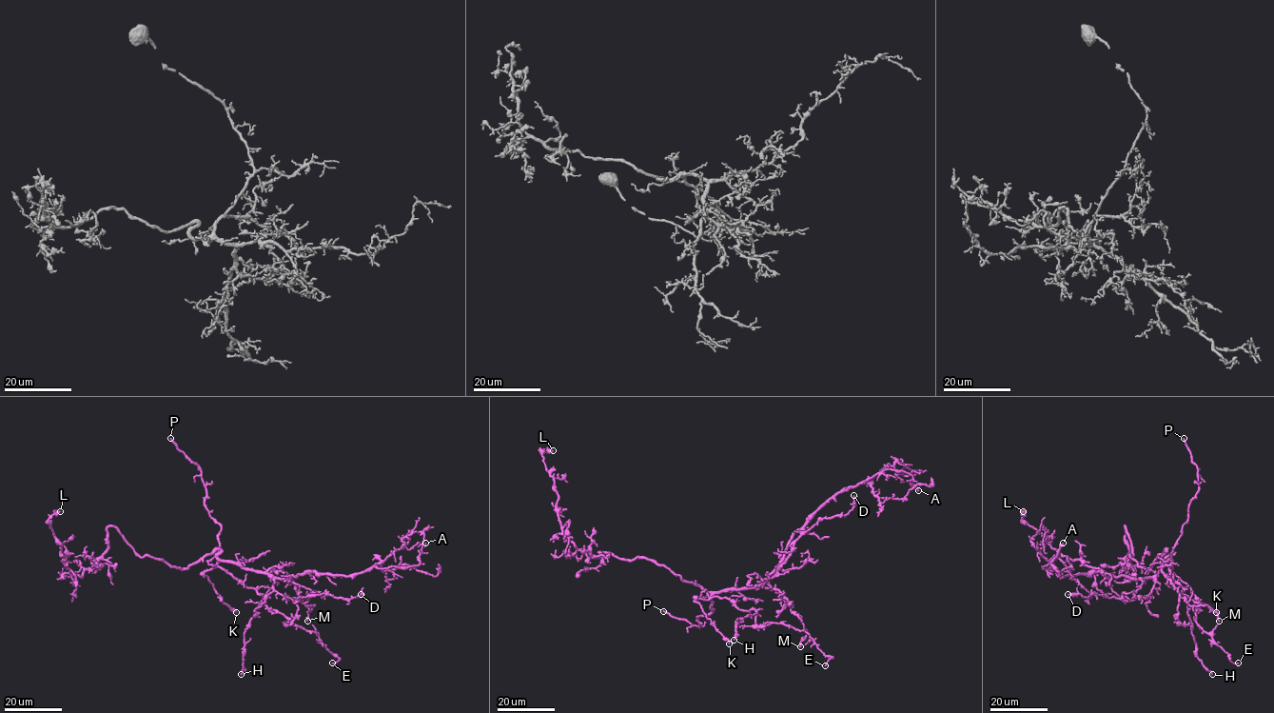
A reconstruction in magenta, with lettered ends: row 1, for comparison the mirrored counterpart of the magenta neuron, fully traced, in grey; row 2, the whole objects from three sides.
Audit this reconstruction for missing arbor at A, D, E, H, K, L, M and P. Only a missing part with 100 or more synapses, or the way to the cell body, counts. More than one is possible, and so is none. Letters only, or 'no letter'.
P

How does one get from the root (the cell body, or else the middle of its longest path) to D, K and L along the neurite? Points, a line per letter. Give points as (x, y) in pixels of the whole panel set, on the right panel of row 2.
D: (1164, 549), (1163, 565), (1145, 597), (1126, 601), (1096, 593), (1088, 599), (1080, 594), (1068, 594)
K: (1164, 549), (1171, 572), (1189, 586), (1201, 603), (1216, 612)
L: (1164, 549), (1151, 566), (1139, 566), (1125, 525), (1129, 558), (1117, 577), (1061, 554), (1023, 511)

